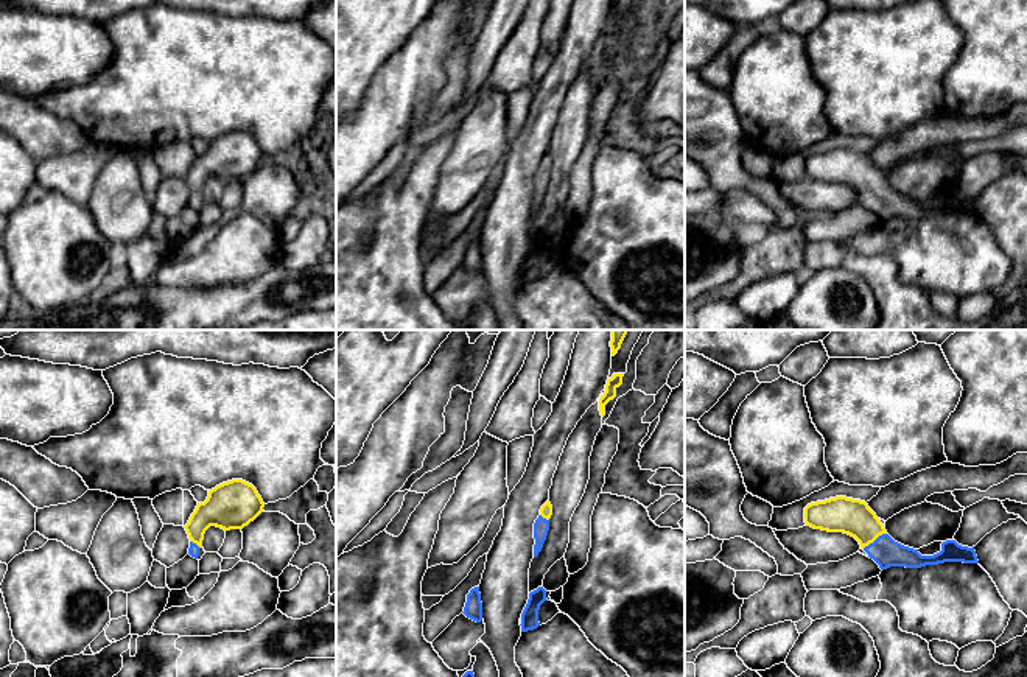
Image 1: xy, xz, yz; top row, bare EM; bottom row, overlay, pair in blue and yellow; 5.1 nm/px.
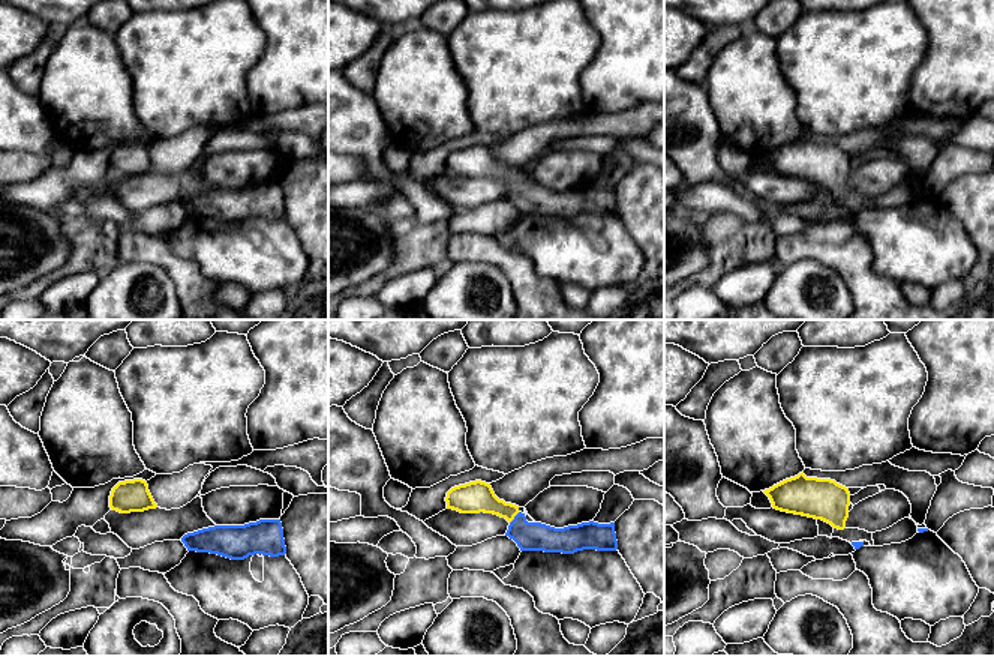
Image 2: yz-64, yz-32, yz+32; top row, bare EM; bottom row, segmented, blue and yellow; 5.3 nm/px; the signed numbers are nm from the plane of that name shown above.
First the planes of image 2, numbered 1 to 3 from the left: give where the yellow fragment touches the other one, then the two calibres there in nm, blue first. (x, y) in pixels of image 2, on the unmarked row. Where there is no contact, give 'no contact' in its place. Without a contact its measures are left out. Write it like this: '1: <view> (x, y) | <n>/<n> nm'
1: no contact
2: yz-32 (514, 182) | 160/170 nm
3: no contact

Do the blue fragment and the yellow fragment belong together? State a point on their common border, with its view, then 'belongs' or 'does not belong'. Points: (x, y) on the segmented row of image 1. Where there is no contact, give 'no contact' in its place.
yz (875, 540) | belongs

